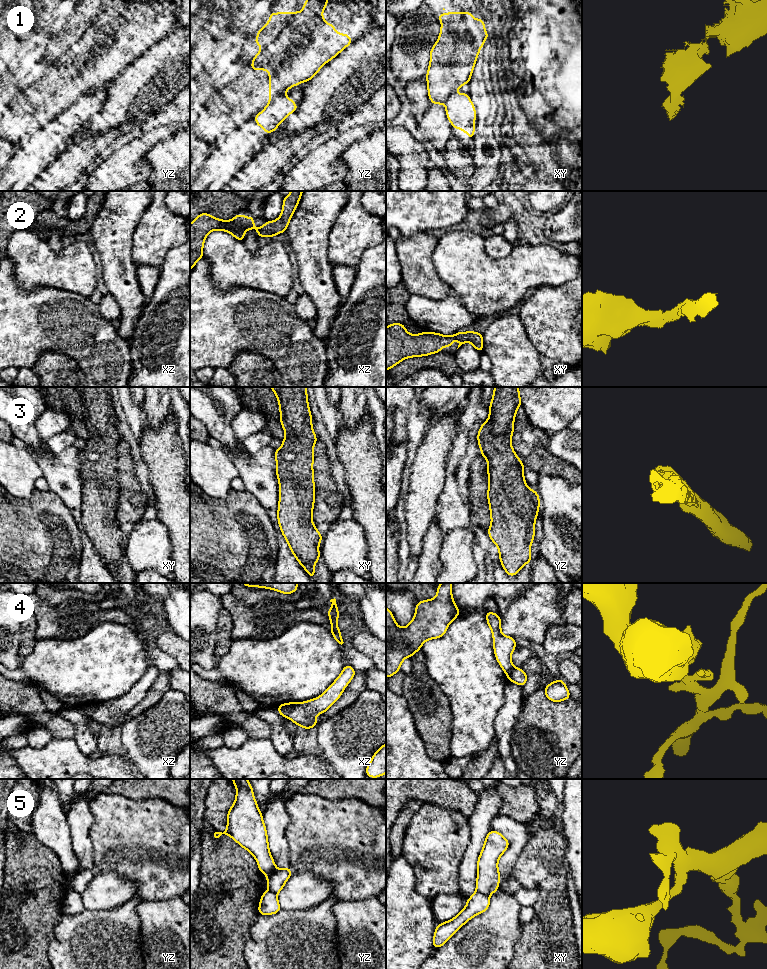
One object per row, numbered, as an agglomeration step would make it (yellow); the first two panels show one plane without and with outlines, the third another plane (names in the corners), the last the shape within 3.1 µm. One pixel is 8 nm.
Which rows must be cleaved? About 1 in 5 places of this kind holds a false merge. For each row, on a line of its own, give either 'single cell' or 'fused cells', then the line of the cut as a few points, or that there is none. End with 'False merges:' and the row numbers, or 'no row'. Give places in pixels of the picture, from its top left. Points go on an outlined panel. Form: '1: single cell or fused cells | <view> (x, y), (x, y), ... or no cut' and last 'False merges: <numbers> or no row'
1: fused cells | yz (284, 92), (277, 95), (270, 102)
2: single cell | no cut
3: single cell | no cut
4: fused cells | xz (296, 703), (286, 716)
5: fused cells | xy (476, 891), (488, 896)
False merges: 1, 4, 5

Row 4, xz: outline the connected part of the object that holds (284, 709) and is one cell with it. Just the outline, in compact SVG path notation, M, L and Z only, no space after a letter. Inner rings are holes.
M290 702L290 703L284 703L284 704L279 705L277 707L279 714L283 717L287 717L295 704L296 703Z

